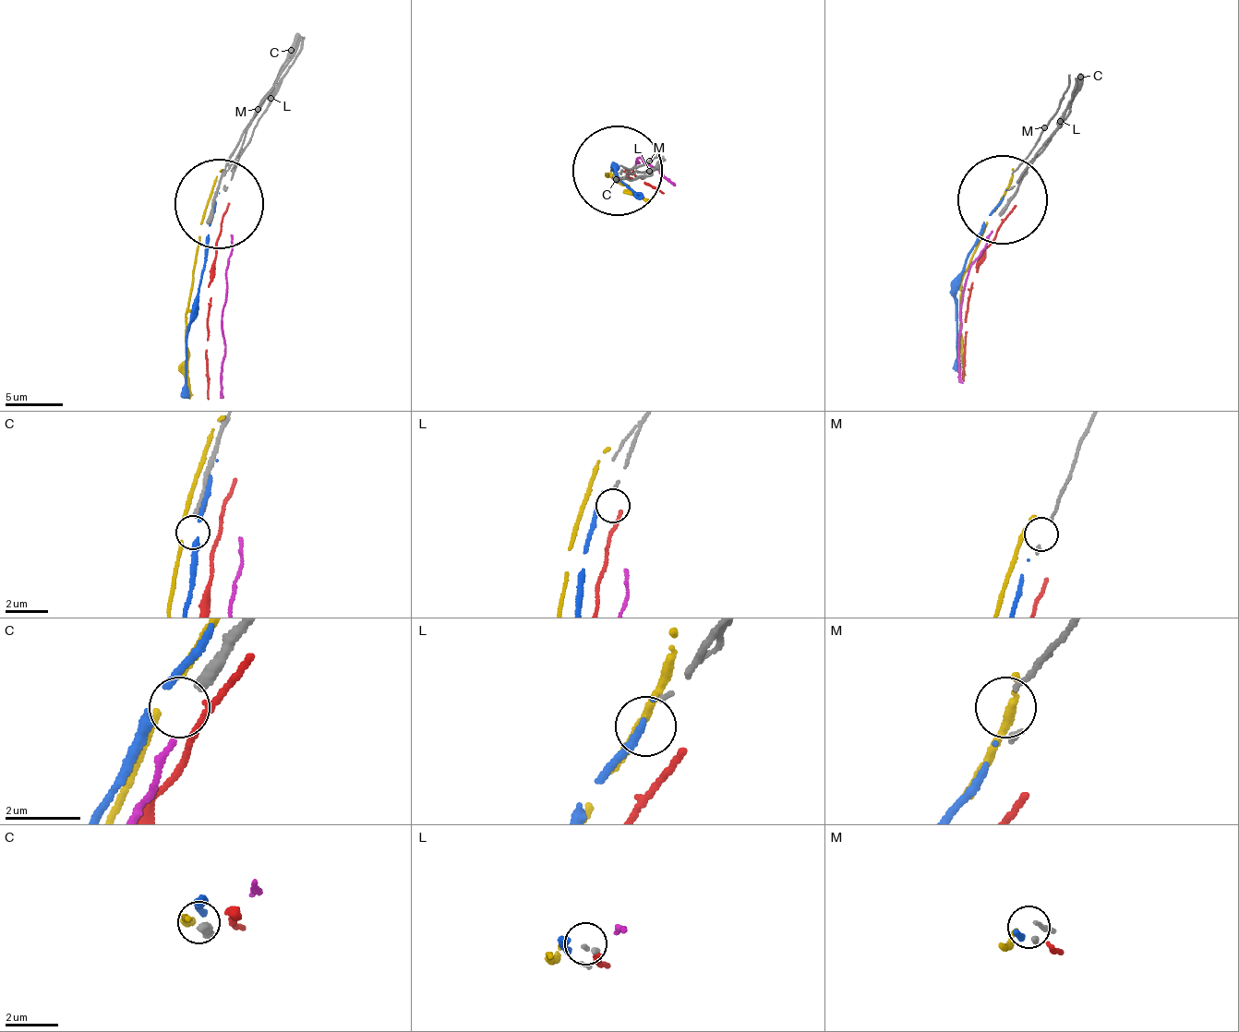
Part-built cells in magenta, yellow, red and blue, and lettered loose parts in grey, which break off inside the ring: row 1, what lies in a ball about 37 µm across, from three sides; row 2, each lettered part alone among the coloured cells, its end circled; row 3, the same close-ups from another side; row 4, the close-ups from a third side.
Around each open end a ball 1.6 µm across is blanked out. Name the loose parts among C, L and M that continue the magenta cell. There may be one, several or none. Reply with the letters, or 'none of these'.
none of these

